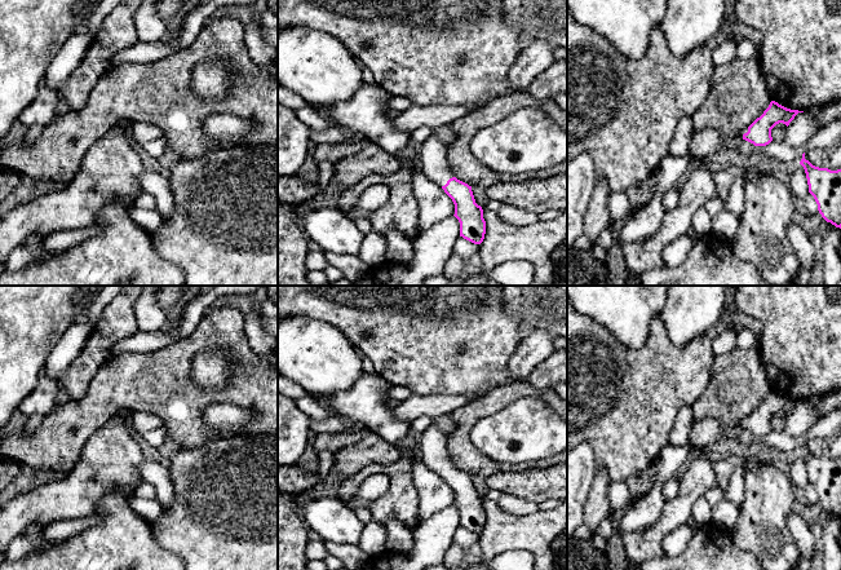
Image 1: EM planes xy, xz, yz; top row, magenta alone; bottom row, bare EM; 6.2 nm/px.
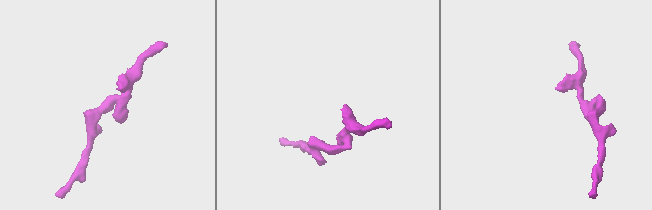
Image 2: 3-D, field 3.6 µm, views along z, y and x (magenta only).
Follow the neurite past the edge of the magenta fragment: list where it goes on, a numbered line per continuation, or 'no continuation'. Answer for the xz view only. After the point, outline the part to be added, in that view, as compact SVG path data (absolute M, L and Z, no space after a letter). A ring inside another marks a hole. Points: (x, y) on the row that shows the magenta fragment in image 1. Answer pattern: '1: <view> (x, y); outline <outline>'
1: xz (434, 164); outline M431 134L420 149L421 171L438 186L444 186L453 173L446 159L446 146Z

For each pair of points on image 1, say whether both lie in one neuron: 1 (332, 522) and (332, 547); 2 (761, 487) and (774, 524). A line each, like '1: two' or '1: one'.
1: two
2: one

